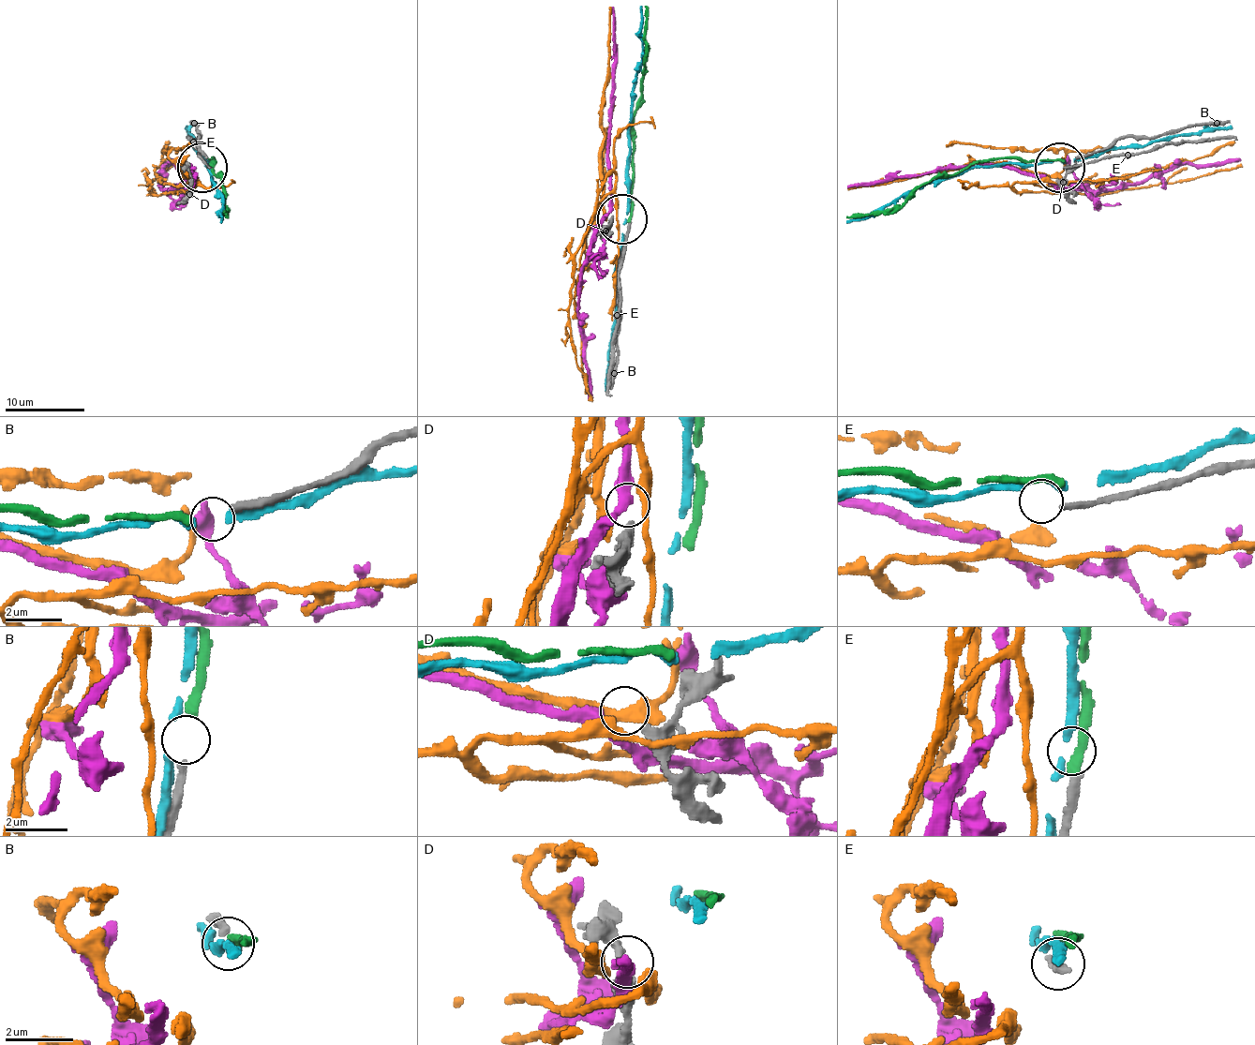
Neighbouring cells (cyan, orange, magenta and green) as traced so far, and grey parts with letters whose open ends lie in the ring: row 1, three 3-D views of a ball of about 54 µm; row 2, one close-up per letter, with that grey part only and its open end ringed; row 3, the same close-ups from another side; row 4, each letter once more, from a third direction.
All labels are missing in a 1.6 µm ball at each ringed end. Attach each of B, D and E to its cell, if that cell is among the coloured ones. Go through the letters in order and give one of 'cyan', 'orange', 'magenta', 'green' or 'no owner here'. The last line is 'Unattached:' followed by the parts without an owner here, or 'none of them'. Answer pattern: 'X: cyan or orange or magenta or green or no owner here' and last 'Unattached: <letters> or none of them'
B: green
D: magenta
E: no owner here
Unattached: E

